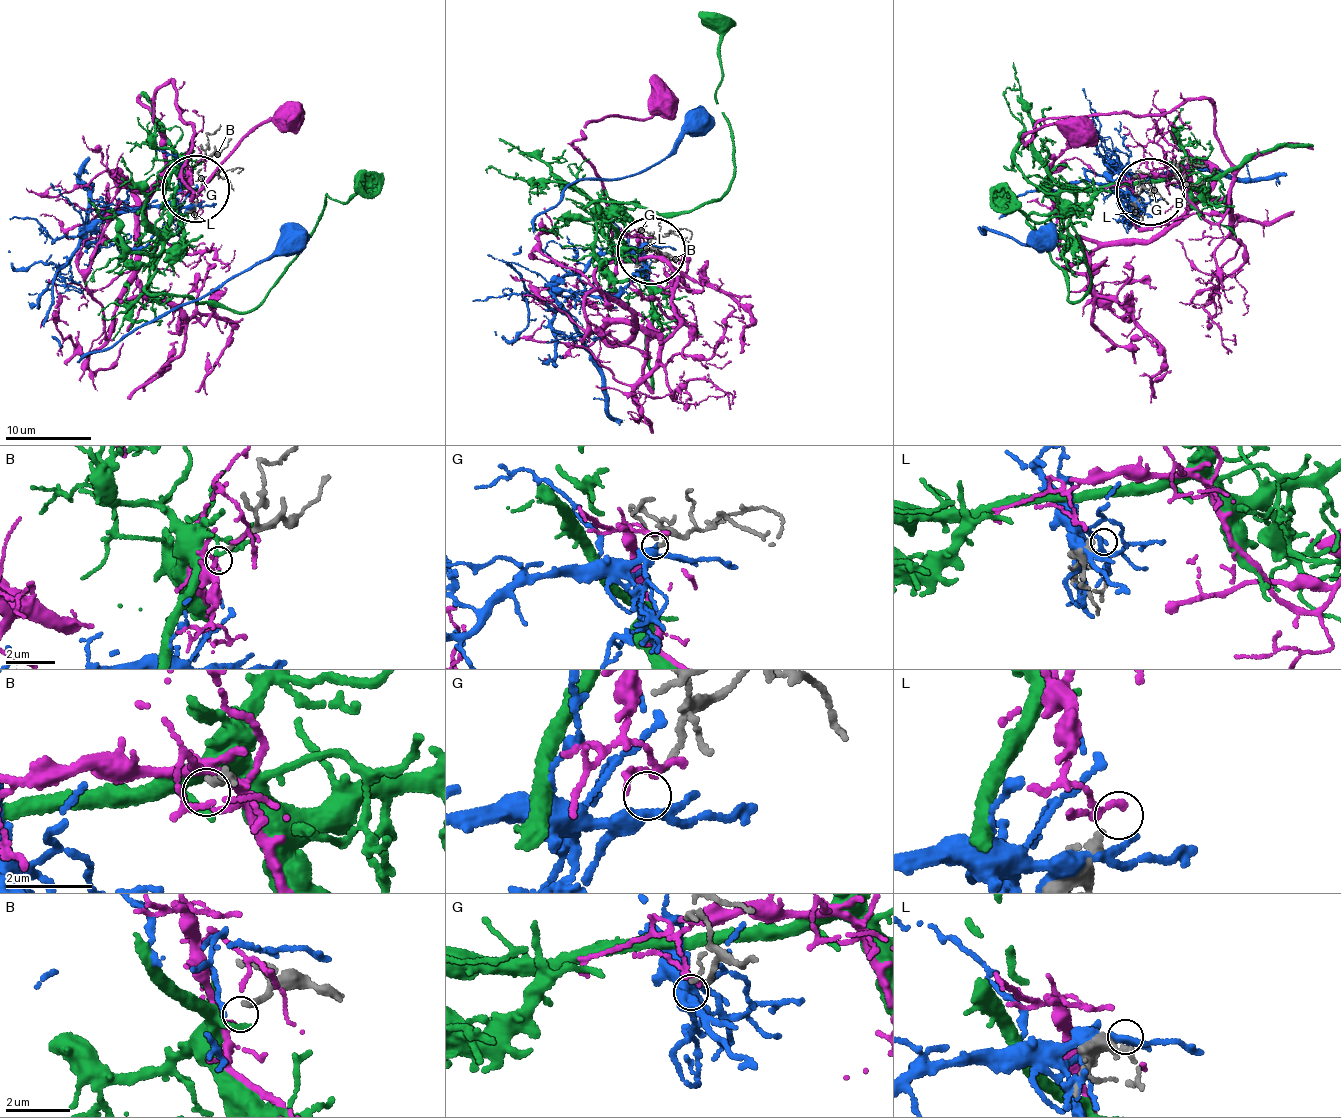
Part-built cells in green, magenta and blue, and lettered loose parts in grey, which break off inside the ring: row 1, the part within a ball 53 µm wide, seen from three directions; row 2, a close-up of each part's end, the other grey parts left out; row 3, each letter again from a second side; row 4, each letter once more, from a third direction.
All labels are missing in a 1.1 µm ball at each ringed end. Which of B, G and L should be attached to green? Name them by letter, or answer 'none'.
none

